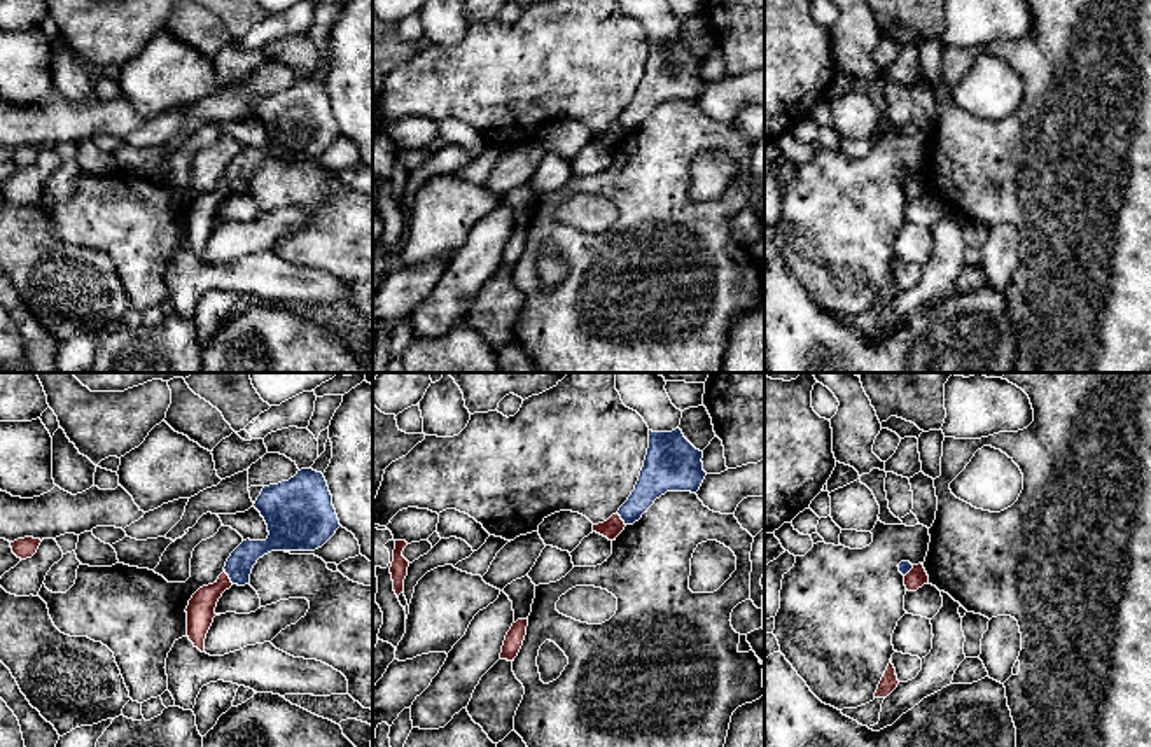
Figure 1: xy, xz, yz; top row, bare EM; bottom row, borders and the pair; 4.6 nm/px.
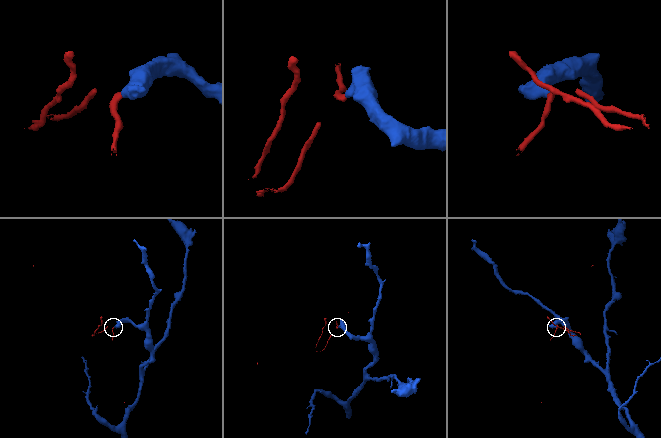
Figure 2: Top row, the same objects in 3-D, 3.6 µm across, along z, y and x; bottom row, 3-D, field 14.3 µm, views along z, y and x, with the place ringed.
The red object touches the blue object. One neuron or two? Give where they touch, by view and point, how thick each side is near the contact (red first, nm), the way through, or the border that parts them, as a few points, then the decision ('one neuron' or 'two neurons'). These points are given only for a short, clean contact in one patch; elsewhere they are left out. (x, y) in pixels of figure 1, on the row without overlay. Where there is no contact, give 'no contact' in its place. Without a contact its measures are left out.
xy (228, 184) | 130/120 nm | along xy (224, 177), (233, 191) | two neurons

